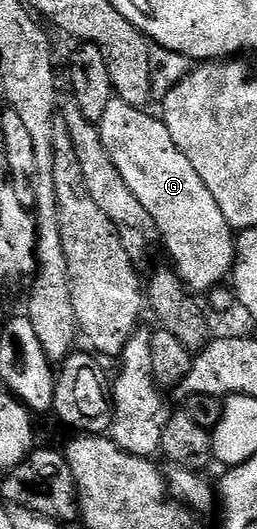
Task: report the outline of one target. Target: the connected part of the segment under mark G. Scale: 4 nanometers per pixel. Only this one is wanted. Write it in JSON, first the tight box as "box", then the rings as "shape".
{"box":[98,98,236,292],"shape":[[[112,98],[105,116],[101,116],[98,128],[105,148],[117,164],[117,172],[125,176],[129,192],[145,204],[149,216],[159,229],[162,245],[167,245],[171,253],[174,269],[177,271],[184,287],[192,291],[211,292],[232,273],[235,265],[236,235],[231,226],[221,216],[213,192],[201,184],[201,176],[193,172],[193,164],[173,144],[169,128],[158,117],[155,118],[146,109],[125,104],[119,98]]]}

